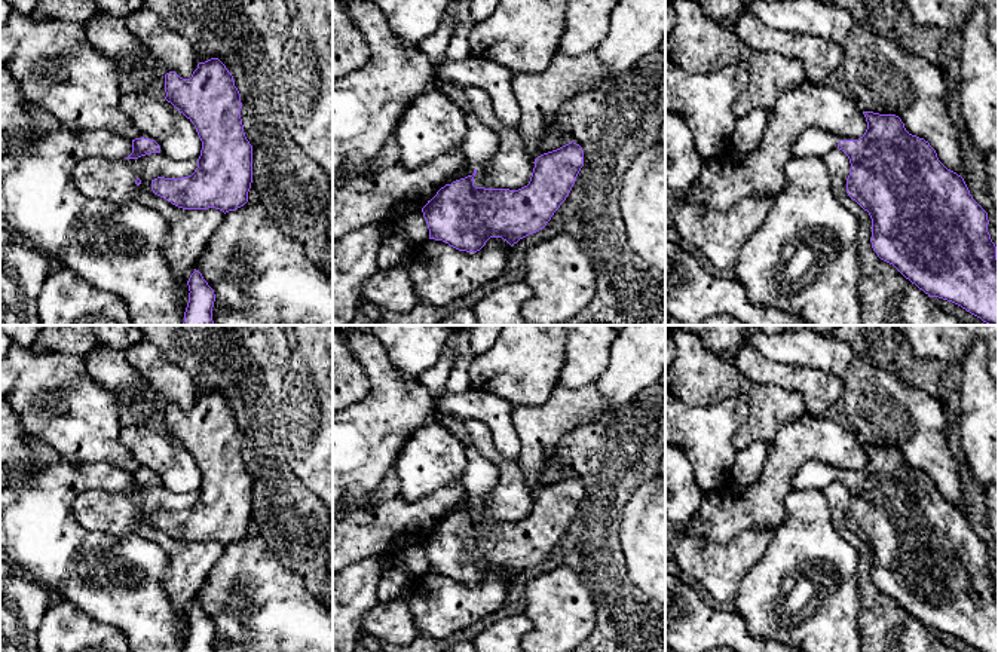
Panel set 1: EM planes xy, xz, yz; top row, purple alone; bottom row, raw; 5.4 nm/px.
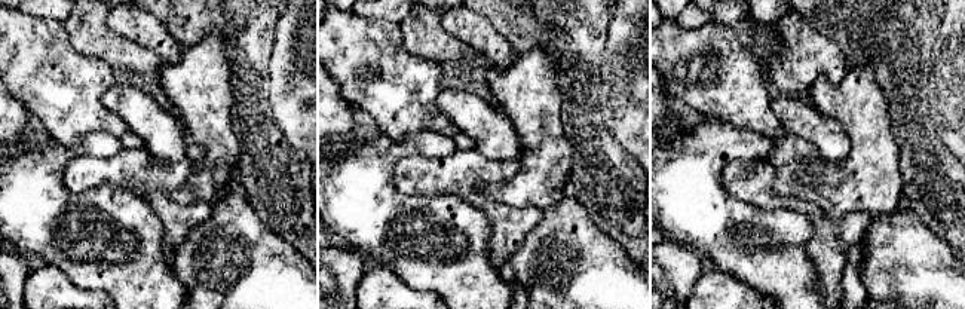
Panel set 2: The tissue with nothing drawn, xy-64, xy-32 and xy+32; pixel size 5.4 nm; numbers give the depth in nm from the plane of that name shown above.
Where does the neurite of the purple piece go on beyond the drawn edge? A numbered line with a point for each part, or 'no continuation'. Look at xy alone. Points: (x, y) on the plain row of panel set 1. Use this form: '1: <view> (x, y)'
no continuation

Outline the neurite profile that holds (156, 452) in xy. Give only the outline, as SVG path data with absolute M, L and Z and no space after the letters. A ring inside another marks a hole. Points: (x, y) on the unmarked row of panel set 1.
M129 422L120 428L120 441L141 465L154 472L172 493L198 493L202 474L195 457L166 432Z

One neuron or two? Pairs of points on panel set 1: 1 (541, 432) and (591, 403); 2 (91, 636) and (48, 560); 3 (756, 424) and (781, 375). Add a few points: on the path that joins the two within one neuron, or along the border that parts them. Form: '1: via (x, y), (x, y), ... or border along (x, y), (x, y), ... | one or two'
1: via (553, 421), (566, 409), (579, 406) | one
2: border along (64, 597), (101, 623) | two
3: border along (743, 373), (753, 382), (795, 391), (805, 406) | two

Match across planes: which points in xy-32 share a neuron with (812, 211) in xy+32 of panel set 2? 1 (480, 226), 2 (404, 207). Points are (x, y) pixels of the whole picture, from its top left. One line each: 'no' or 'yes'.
1: no
2: no

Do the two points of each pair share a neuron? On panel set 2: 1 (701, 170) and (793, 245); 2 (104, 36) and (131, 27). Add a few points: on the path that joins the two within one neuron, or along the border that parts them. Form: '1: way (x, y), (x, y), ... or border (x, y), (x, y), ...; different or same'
1: way (713, 196), (762, 245), (766, 245); same
2: border (107, 15), (107, 24), (113, 30), (146, 48); different

